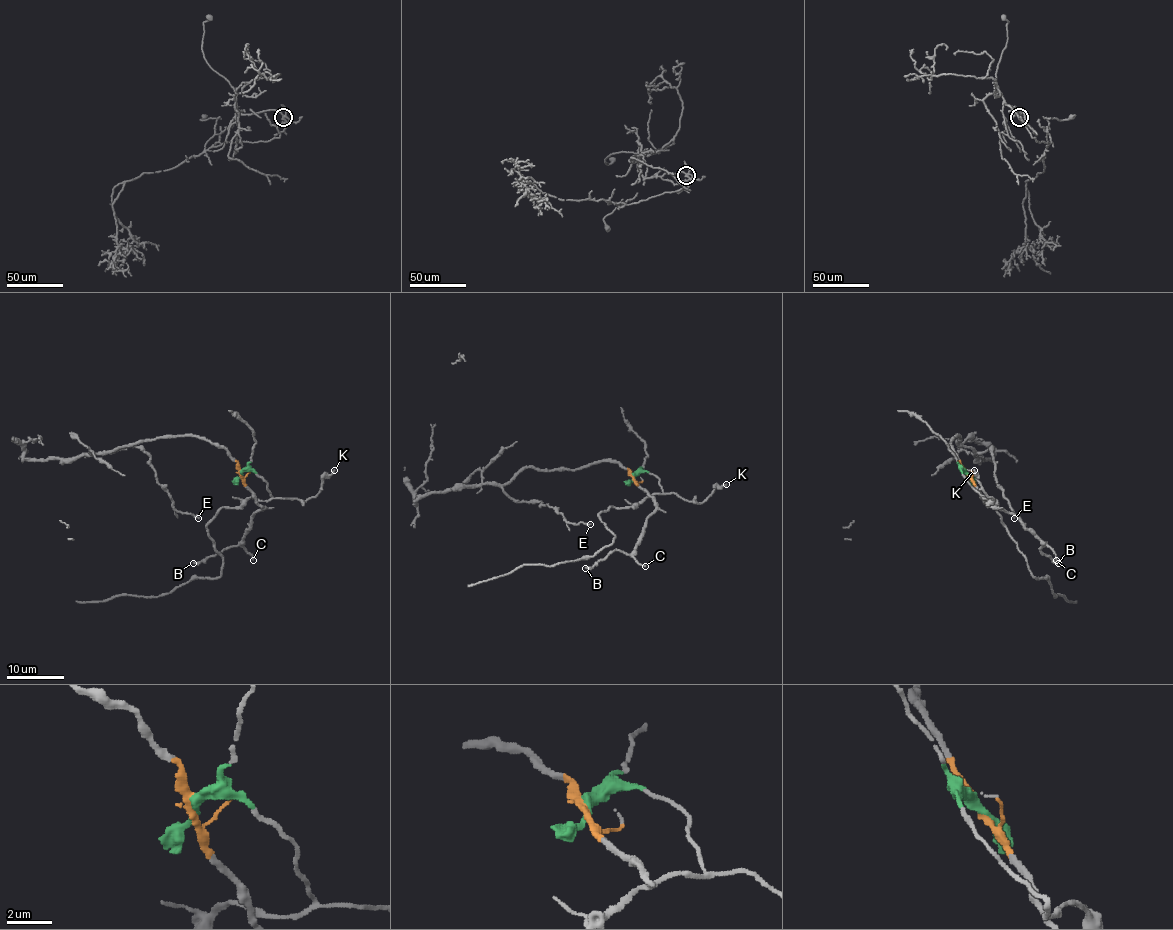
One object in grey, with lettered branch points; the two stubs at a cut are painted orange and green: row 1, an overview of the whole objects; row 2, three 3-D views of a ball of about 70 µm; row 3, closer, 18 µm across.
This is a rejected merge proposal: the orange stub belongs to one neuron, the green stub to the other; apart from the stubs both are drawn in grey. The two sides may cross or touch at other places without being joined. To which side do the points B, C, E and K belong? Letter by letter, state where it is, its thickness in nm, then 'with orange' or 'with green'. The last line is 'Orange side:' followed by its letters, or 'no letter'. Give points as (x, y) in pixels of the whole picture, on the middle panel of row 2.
B: at (585, 568); 240 nm thick; with orange
C: at (645, 566); 120 nm thick; with orange
E: at (590, 524); 200 nm thick; with orange
K: at (726, 484); 160 nm thick; with green
Orange side: B, C, E

